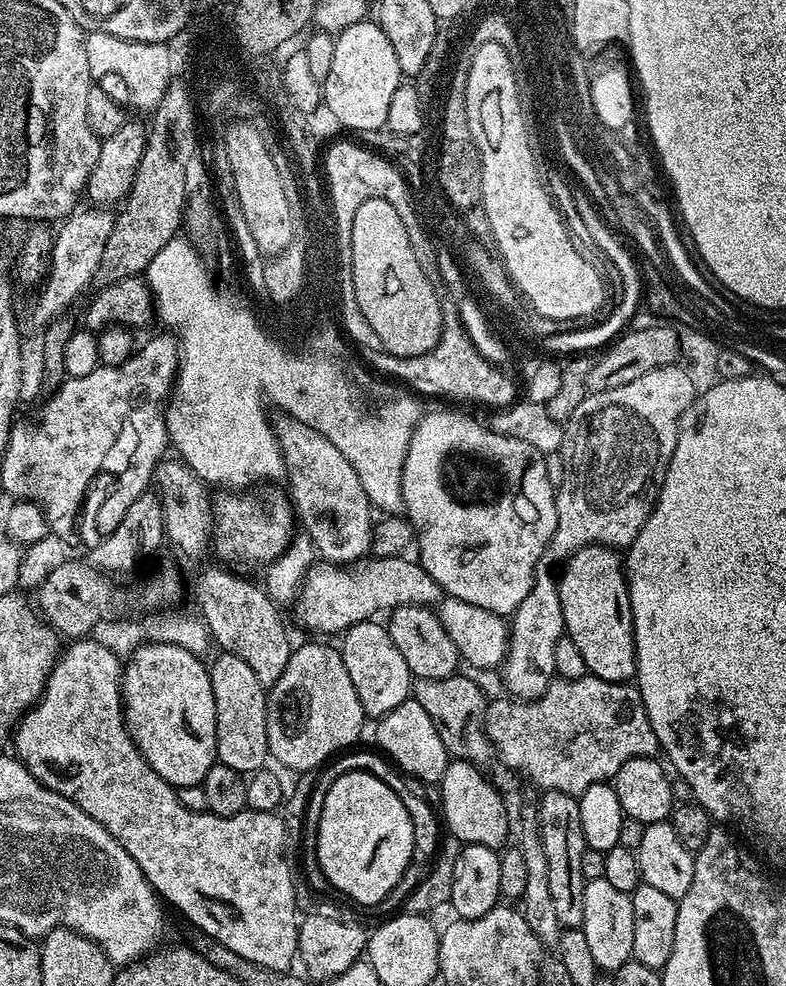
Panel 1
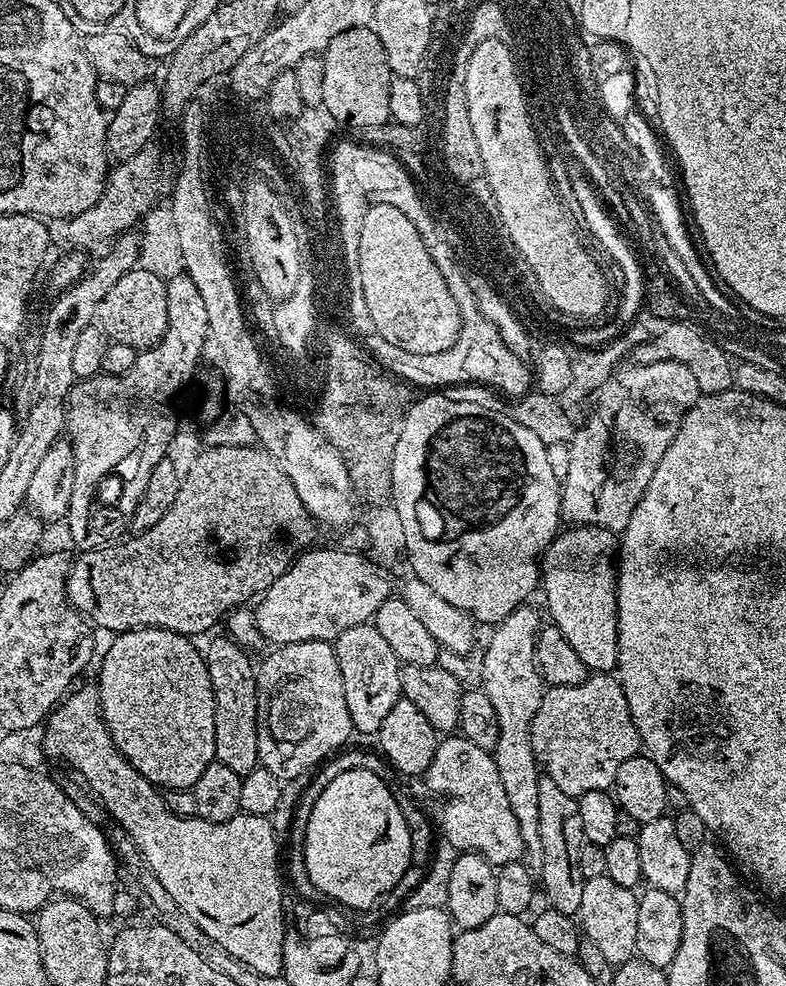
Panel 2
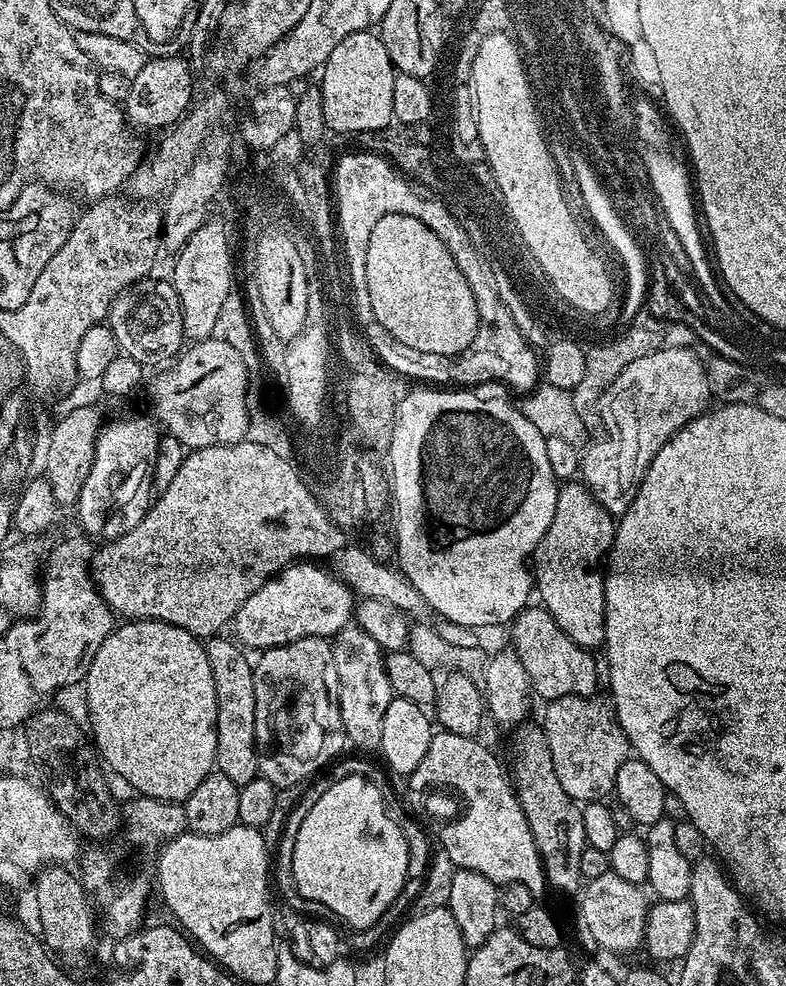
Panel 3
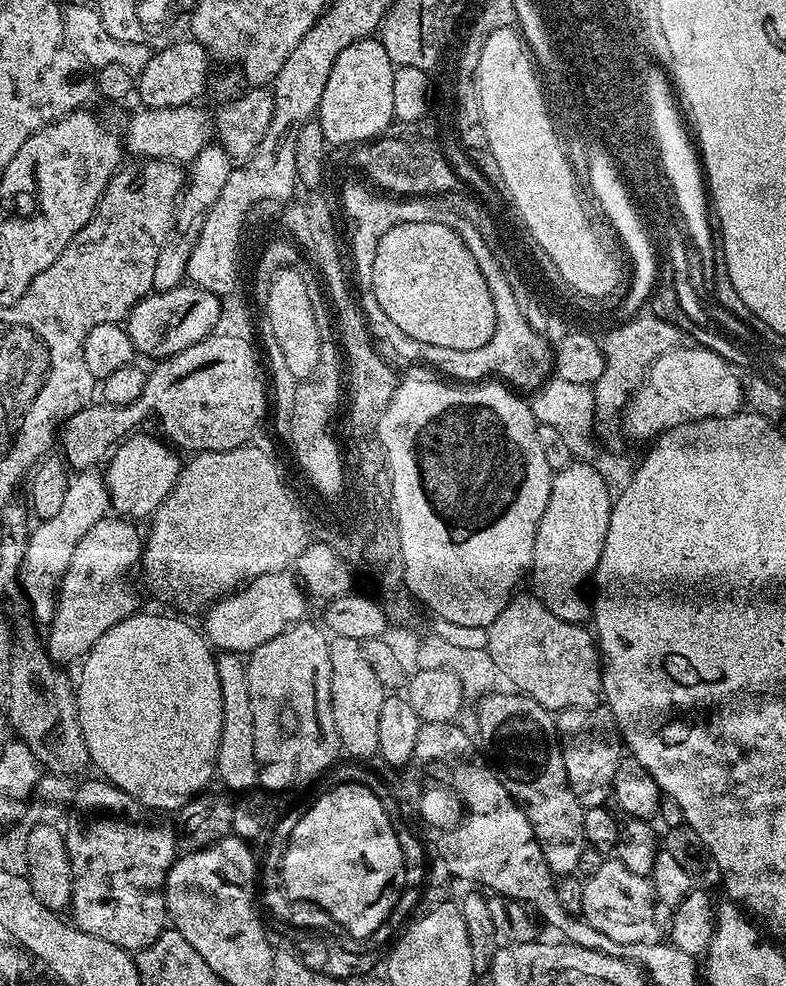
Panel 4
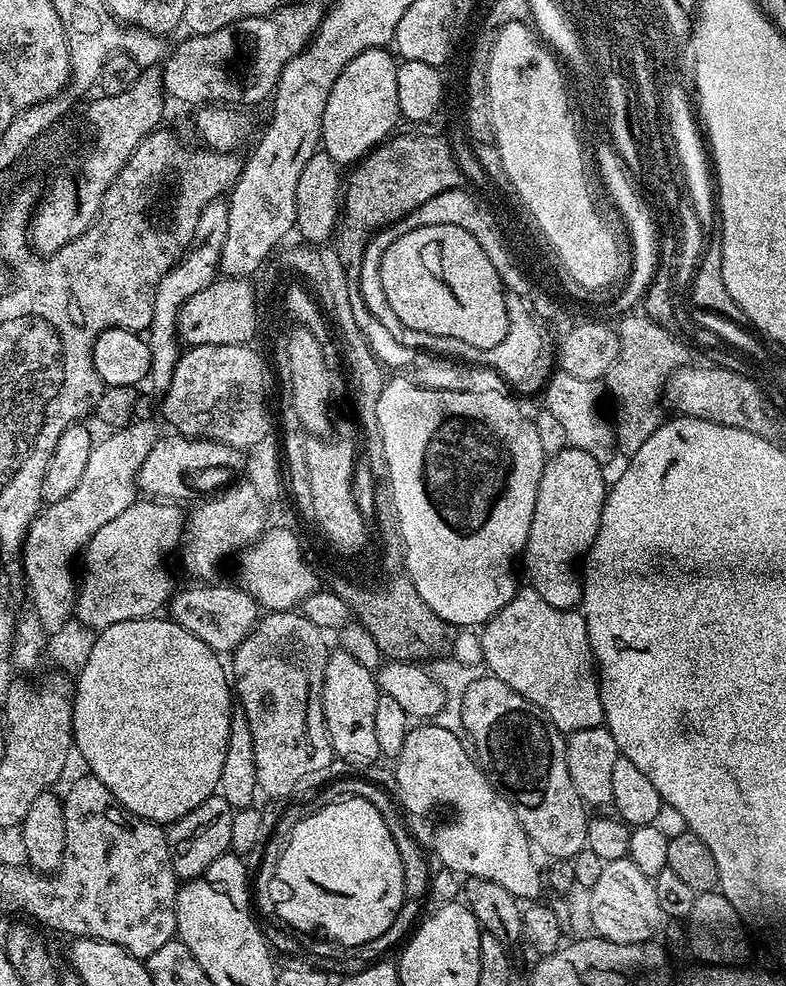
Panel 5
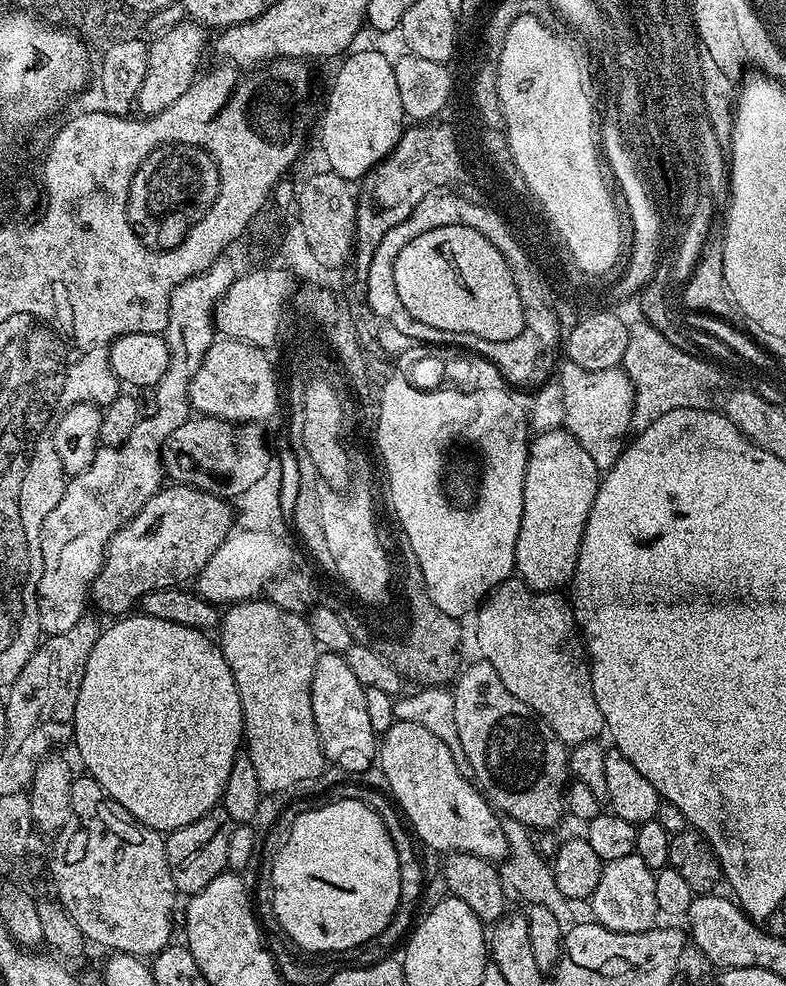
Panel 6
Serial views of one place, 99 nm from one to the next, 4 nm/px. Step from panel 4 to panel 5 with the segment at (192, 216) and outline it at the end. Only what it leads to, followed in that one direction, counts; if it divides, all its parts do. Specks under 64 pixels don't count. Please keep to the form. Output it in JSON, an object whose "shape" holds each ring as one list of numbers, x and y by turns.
{"shape":[[223,199,210,200,200,211,200,221,196,227,196,241,184,253,182,259,171,268,158,282,158,290,154,298,154,318,151,328,147,329,146,339,148,349,152,355,152,371,150,384,157,388,157,393,164,393,170,386,170,378,176,369,182,355,182,344,178,339,178,325,180,322,180,307,184,305,198,290,206,290,220,272,220,255,226,238,228,225,228,206]]}

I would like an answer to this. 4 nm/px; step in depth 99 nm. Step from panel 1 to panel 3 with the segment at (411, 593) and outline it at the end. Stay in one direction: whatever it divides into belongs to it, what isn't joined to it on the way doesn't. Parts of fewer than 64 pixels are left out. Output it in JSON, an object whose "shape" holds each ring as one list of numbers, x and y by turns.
{"shape":[[293,562,287,568,276,573,273,579,266,581,236,612,234,625,236,624,235,639,245,649,263,650,277,648,280,644,289,644,295,640,301,640,307,636,323,636,331,638,342,629,349,627,354,620,354,609,358,603,357,597,351,588,348,588,335,572,324,568,320,562]]}

